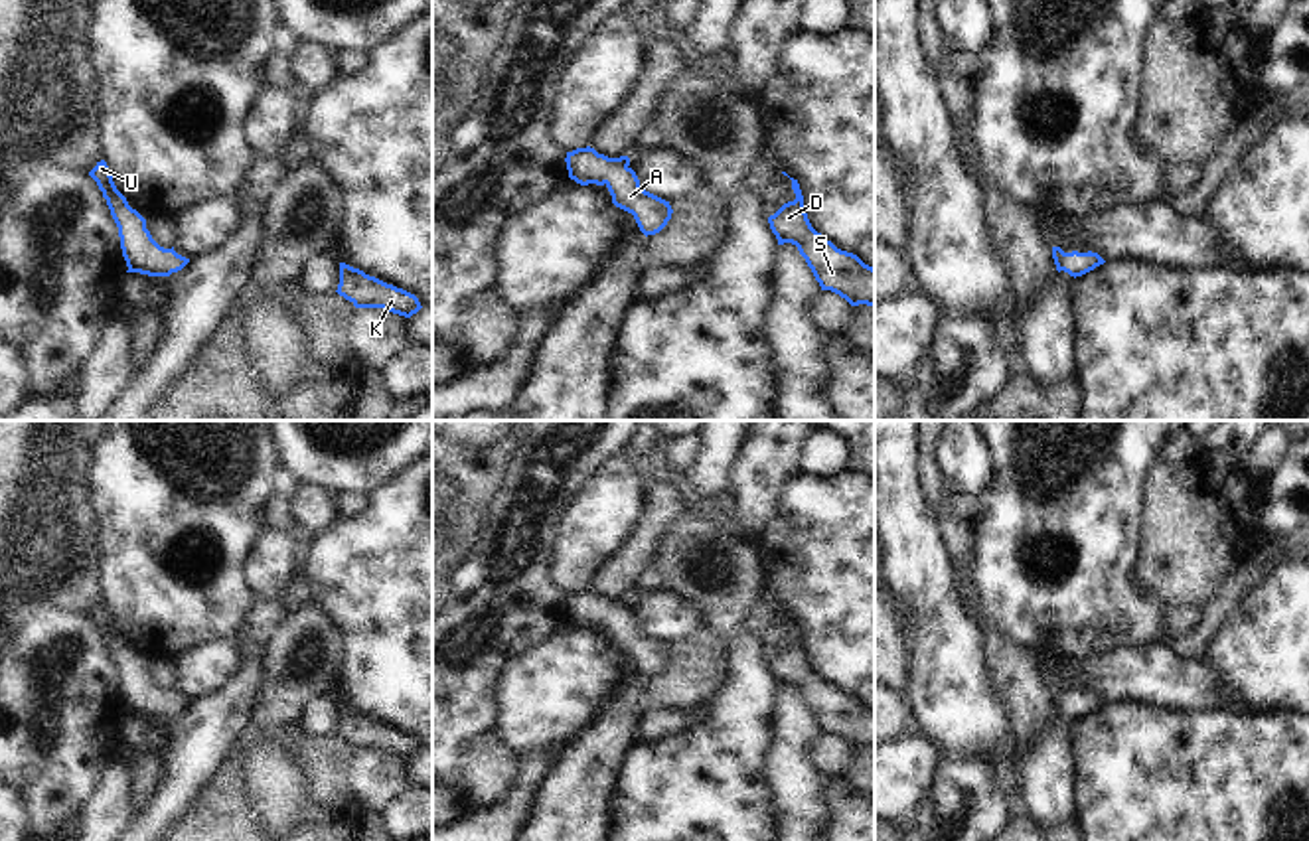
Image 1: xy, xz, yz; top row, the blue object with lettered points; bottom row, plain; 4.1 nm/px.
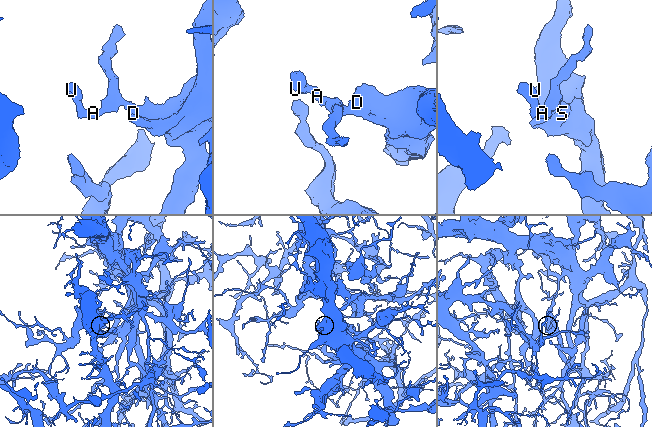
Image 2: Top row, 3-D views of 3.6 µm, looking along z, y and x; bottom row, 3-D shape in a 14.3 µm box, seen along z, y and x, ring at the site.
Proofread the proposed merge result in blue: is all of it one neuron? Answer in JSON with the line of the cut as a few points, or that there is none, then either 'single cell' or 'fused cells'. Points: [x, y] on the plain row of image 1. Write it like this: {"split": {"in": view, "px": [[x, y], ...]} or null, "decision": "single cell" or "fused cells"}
{"split": null, "decision": "single cell"}

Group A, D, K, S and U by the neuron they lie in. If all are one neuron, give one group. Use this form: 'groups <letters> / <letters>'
groups A D K S U

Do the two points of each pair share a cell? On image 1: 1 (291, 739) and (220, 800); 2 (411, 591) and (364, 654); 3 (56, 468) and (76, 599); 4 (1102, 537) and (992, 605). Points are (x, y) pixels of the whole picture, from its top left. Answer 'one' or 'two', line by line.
1: one
2: one
3: one
4: one

